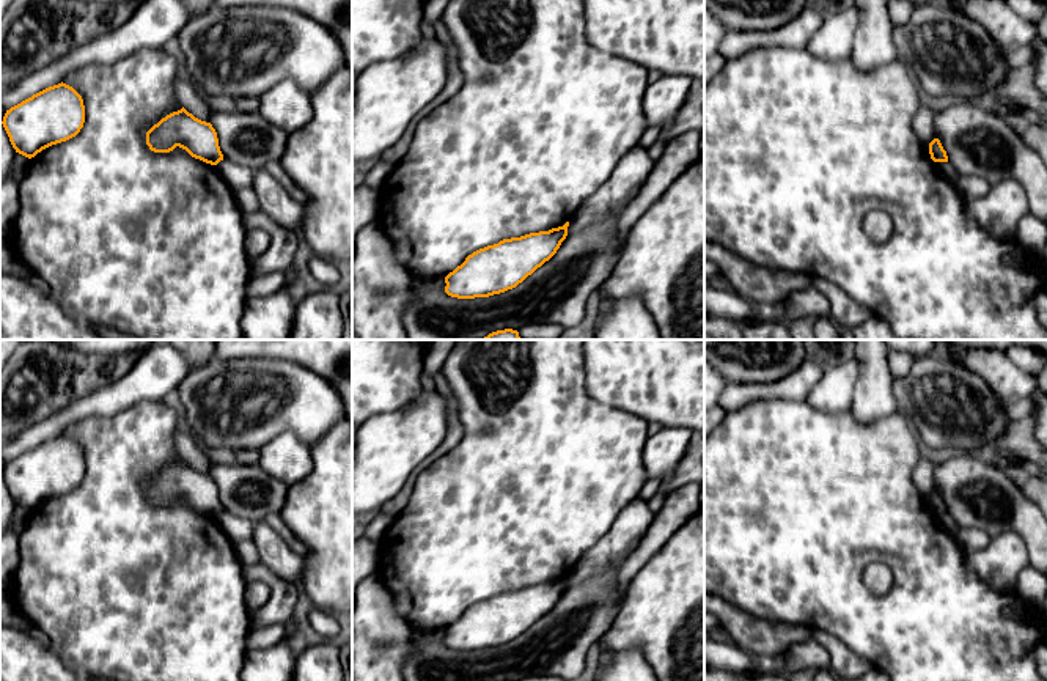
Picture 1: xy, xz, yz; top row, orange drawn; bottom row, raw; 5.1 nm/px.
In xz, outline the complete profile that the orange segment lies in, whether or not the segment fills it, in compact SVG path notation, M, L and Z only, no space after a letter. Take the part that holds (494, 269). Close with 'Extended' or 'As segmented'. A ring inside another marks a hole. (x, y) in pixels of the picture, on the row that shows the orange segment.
M569 222L473 252L445 277L445 293L457 299L475 299L516 288L557 253L568 236L568 226Z. As segmented

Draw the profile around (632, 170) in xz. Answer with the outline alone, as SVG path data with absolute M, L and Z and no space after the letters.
M637 146L627 153L612 176L572 215L568 234L582 231L615 212L627 197L646 182L654 165L648 148Z

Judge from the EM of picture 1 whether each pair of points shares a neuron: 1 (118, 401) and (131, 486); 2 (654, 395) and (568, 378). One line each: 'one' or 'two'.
1: two
2: two

